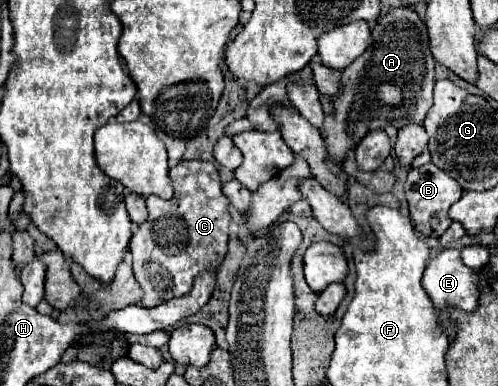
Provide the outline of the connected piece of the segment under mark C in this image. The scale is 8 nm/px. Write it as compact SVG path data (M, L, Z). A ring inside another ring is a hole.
M182 161L178 163L178 167L170 169L170 179L174 183L174 197L170 201L164 201L160 197L146 197L146 207L148 207L148 221L144 221L142 225L136 227L136 233L130 241L130 253L132 253L132 261L134 261L134 275L136 275L136 281L140 283L140 287L144 289L144 299L142 299L142 307L156 307L168 299L174 299L174 297L182 297L186 295L190 289L192 289L192 281L194 277L212 261L212 259L220 259L222 255L226 255L226 247L228 247L228 233L230 233L230 201L228 197L222 193L222 181L220 181L220 175L214 167L214 163L208 163L208 161Z

